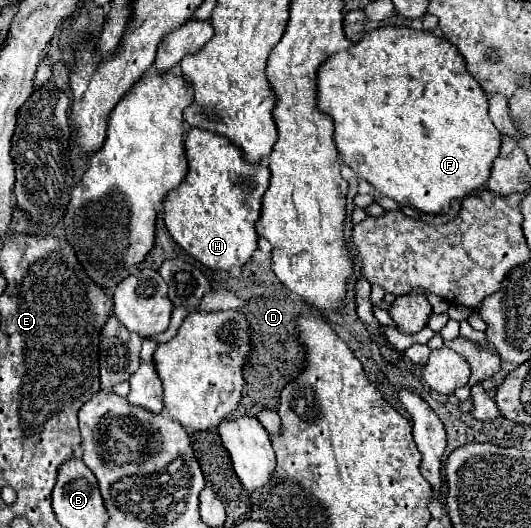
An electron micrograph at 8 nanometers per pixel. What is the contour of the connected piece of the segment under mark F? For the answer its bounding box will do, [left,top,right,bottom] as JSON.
[316,25,502,215]

